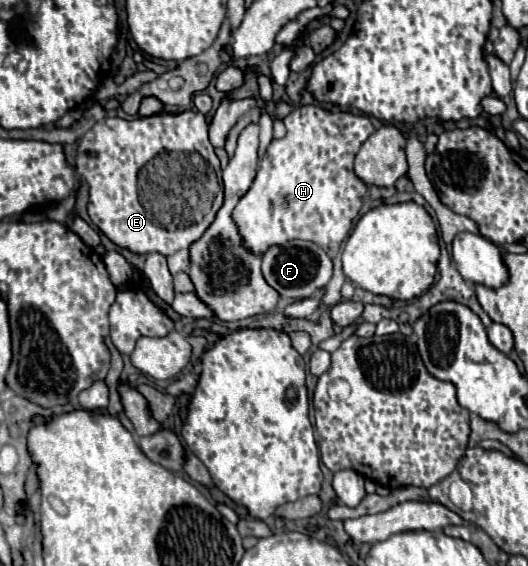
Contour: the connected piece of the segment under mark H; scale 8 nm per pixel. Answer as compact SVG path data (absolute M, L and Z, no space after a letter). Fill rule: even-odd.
M319 105L295 107L283 119L283 123L287 127L287 135L271 141L267 147L251 189L233 209L233 219L239 227L245 247L253 253L265 253L271 245L283 245L291 239L307 239L317 243L333 259L349 235L353 221L359 217L363 199L367 197L367 185L353 173L353 159L359 147L375 131L373 123L369 117L353 115L349 111L327 111Z

